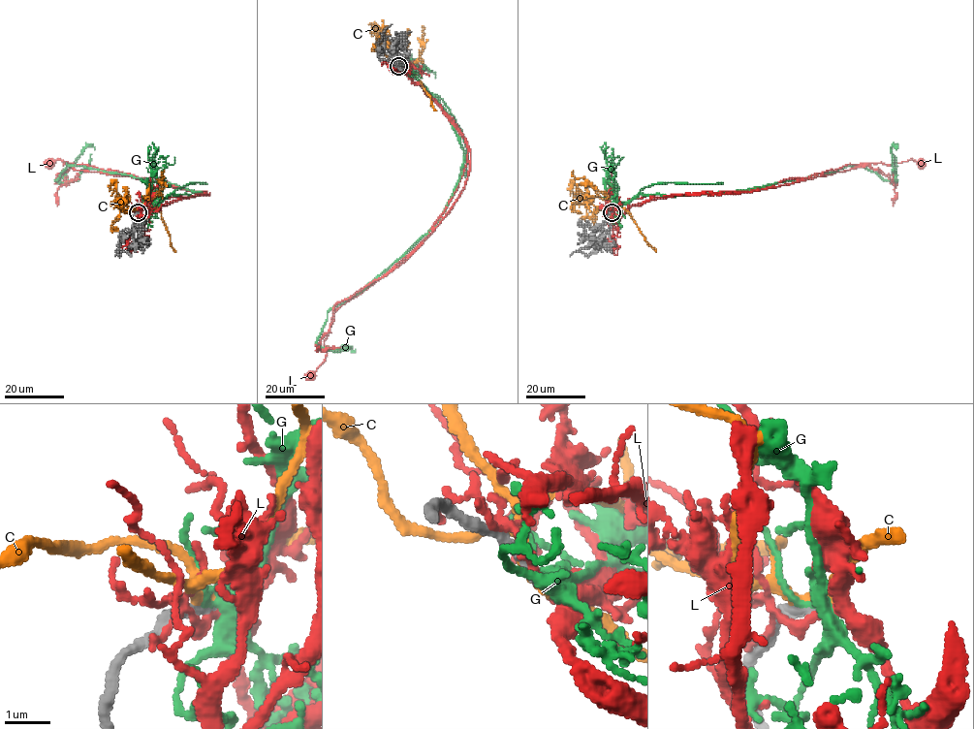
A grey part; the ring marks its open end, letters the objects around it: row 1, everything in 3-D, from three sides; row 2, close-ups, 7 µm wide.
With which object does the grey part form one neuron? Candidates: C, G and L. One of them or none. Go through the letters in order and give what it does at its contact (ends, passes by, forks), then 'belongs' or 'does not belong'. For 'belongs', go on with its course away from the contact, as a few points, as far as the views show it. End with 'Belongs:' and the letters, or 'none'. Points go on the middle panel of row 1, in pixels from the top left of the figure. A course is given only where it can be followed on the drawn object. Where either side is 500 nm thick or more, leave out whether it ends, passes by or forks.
C: it forks | belongs | via (399, 65), (392, 63), (379, 49), (377, 33), (383, 30), (390, 45)
G: it forks | does not belong
L: it forks | does not belong
Belongs: C

